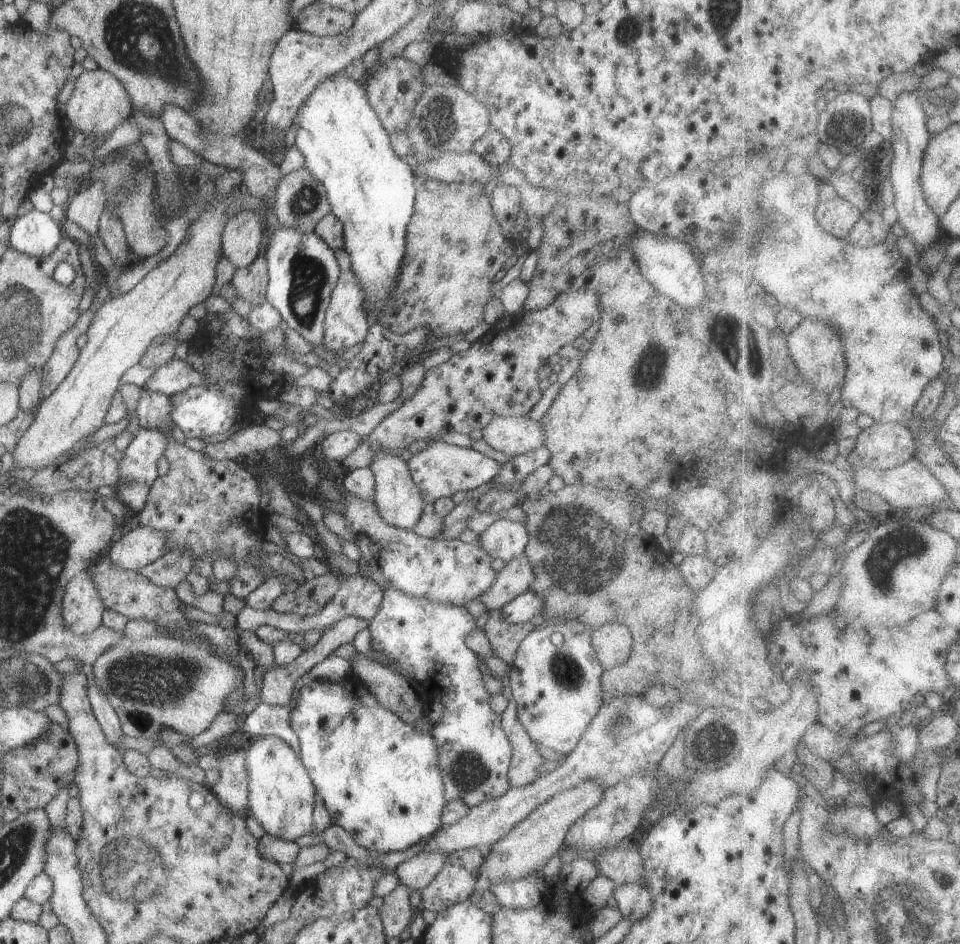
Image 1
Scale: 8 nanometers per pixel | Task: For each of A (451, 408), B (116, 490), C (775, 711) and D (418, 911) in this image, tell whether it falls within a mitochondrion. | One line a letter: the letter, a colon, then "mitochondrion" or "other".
A: other
B: other
C: other
D: other

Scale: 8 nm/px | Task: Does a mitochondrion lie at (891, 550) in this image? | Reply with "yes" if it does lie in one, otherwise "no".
yes

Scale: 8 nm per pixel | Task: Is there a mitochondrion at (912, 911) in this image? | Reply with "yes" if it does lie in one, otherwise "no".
yes

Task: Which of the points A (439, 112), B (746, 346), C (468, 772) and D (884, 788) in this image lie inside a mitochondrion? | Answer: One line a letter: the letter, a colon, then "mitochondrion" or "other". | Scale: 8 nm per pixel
A: mitochondrion
B: mitochondrion
C: mitochondrion
D: other

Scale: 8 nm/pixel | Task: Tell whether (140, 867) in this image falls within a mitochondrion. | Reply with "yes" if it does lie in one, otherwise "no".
yes

